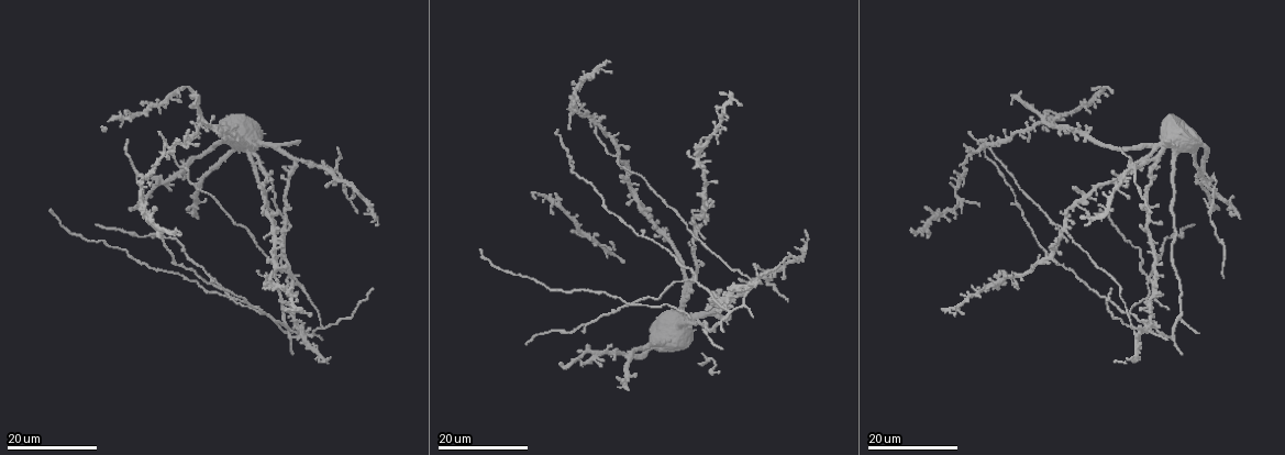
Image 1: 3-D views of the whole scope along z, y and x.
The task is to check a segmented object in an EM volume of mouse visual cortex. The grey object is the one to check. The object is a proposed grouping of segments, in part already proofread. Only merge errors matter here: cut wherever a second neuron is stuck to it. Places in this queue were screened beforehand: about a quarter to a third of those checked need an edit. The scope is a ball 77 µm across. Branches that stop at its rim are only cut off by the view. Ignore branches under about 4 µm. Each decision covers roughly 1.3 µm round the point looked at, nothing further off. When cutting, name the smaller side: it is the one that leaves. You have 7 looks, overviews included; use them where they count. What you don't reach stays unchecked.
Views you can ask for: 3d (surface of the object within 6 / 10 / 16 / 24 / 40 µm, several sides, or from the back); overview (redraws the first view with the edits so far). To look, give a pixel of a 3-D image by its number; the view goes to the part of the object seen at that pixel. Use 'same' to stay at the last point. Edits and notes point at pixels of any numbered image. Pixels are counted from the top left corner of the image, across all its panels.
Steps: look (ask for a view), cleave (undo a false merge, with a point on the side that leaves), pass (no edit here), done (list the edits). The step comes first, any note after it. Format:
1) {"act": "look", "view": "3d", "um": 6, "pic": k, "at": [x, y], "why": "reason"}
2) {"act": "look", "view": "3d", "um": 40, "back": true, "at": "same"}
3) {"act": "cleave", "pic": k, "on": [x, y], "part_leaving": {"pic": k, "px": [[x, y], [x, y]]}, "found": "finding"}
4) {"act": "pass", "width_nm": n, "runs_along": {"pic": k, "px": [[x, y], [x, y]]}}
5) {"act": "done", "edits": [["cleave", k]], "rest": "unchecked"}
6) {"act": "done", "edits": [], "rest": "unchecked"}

{"act": "look", "view": "3d", "um": 16, "pic": 1, "at": [228, 295], "why": "arms part here"}

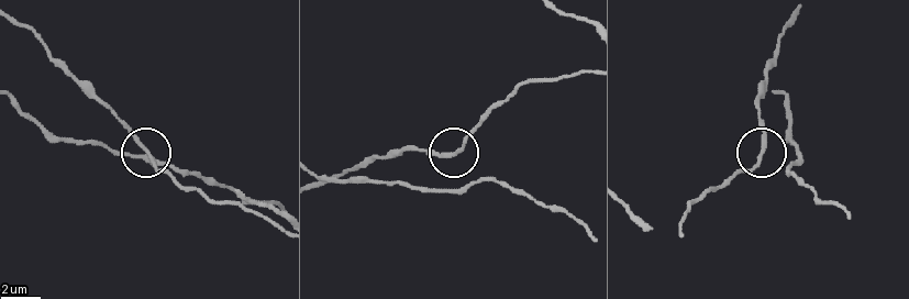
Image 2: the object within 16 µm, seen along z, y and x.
{"act": "look", "view": "3d", "um": 6, "pic": 2, "at": [153, 157], "why": "zoom in"}

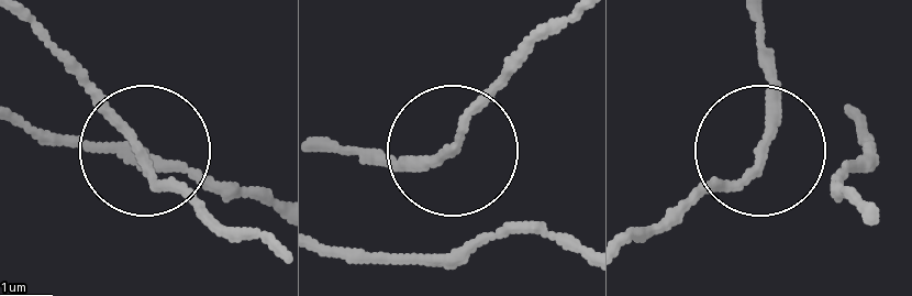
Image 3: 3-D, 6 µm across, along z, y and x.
{"act": "pass", "runs_along": {"pic": 3, "px": [[575, 15], [443, 152], [368, 160]]}, "found": "continuous, no second neuron"}

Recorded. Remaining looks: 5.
{"act": "look", "view": "3d", "um": 24, "pic": 1, "at": [694, 281], "why": "side arm on a straight run"}

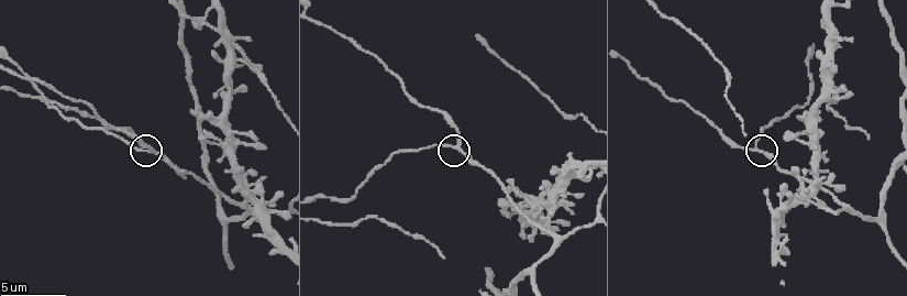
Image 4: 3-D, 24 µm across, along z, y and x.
{"act": "look", "view": "3d", "um": 10, "pic": 4, "at": [456, 147]}

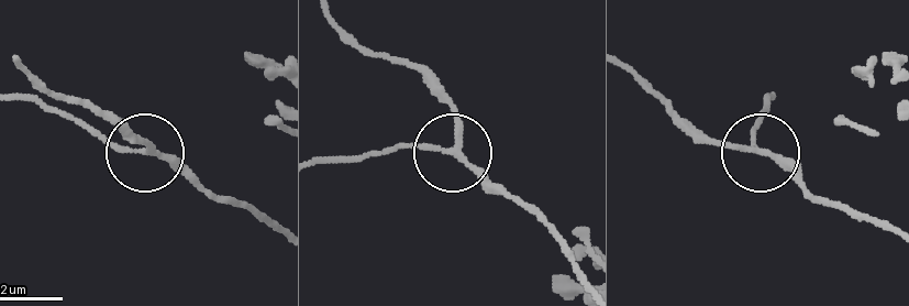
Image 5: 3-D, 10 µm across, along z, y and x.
{"act": "pass", "arms": 3, "runs_along": {"pic": 5, "px": [[279, 229], [208, 197], [153, 155], [113, 148], [68, 121]]}, "found": "all the same neuron"}

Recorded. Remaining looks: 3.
{"act": "look", "view": "3d", "um": 16, "pic": 4, "at": [179, 174], "why": "calibre changes"}

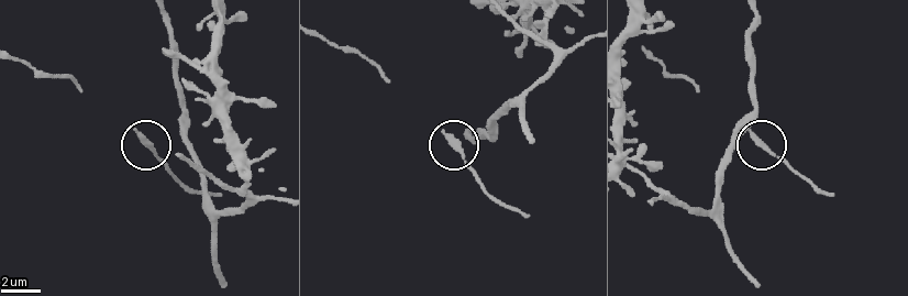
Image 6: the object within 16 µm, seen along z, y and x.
{"act": "pass", "runs_along": {"pic": 6, "px": [[468, 129], [476, 138], [491, 132], [453, 144], [479, 175]]}, "found": "one neuron here"}

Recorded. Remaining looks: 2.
{"act": "look", "view": "3d", "um": 16, "pic": 1, "at": [134, 168]}

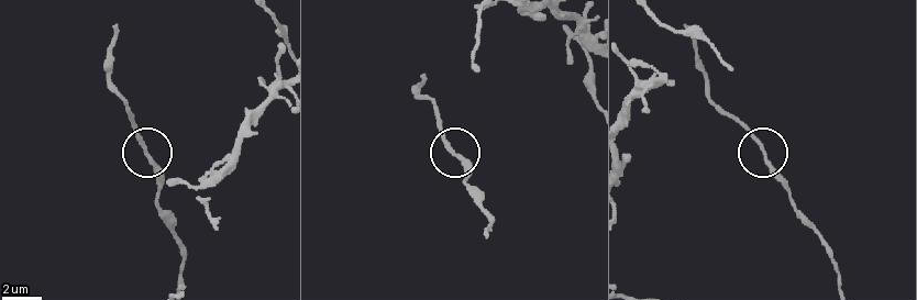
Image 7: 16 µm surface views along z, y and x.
{"act": "look", "view": "3d", "um": 6, "pic": 7, "at": [765, 160], "why": "closer look"}

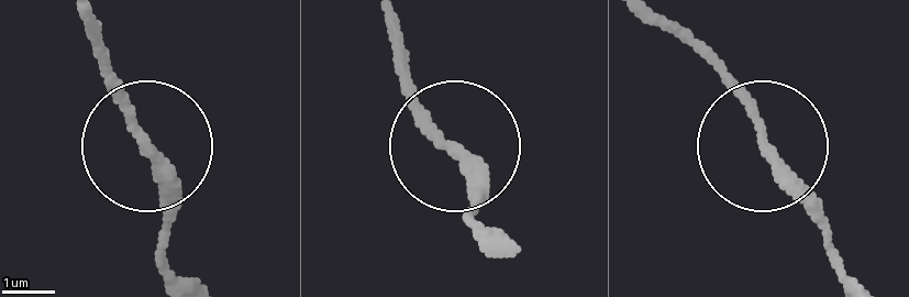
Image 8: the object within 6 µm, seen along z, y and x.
{"act": "pass", "runs_along": {"pic": 8, "px": [[484, 240], [466, 162], [397, 47]]}, "found": "one neuron here"}

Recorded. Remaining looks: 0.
{"act": "done", "edits": [], "rest": "unchecked"}

